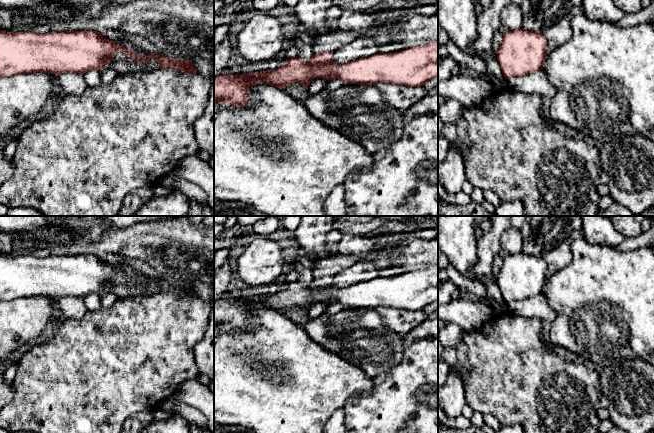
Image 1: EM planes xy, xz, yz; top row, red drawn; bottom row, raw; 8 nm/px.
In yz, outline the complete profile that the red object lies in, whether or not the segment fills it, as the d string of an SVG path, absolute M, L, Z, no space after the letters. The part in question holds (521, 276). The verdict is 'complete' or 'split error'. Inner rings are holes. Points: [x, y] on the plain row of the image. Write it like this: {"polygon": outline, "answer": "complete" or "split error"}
{"polygon": "M523 252L508 254L502 261L497 283L504 301L525 300L543 293L547 275L547 263L541 256L527 255Z", "answer": "complete"}

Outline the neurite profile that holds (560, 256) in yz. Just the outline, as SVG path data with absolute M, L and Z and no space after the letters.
M583 231L572 232L570 236L551 250L545 251L541 257L547 263L547 275L552 276L572 261L571 244L575 239L584 237Z

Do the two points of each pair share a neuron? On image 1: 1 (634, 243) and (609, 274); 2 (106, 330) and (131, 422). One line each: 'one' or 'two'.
1: two
2: two

